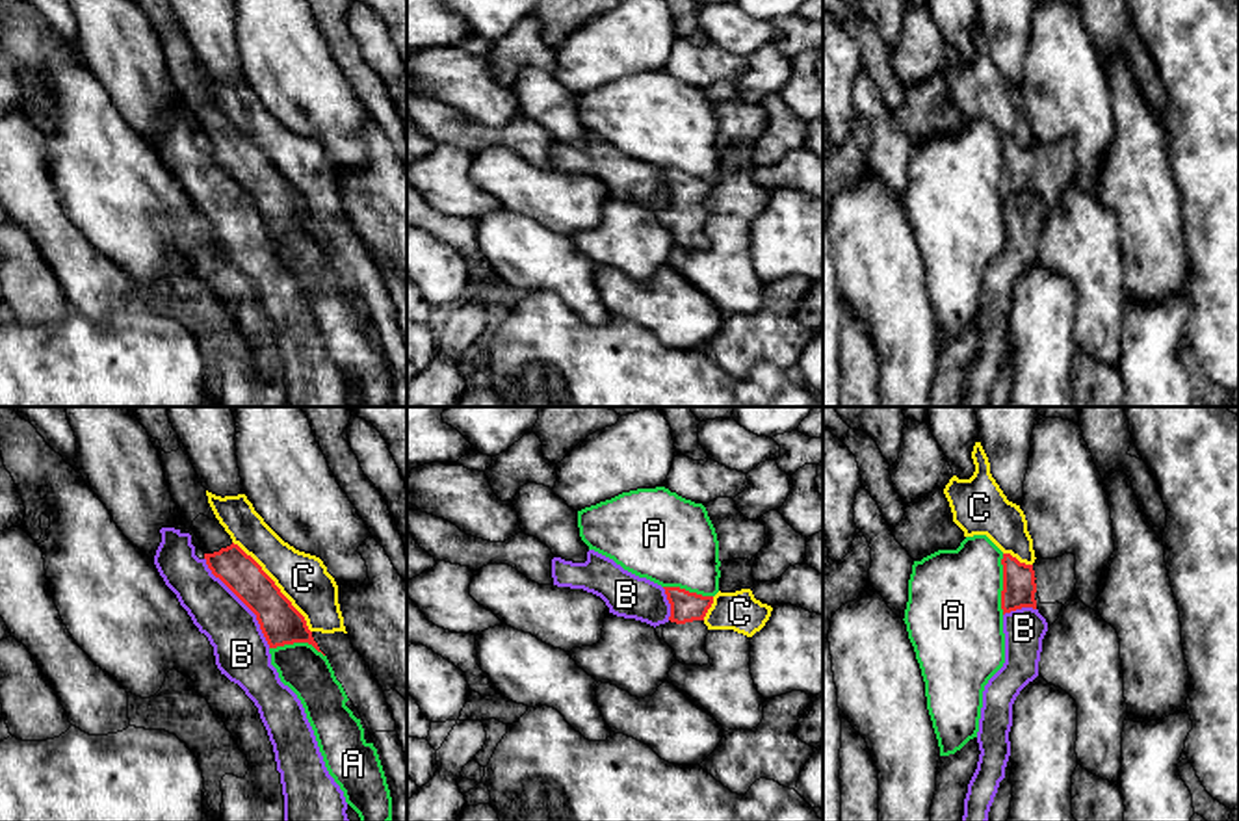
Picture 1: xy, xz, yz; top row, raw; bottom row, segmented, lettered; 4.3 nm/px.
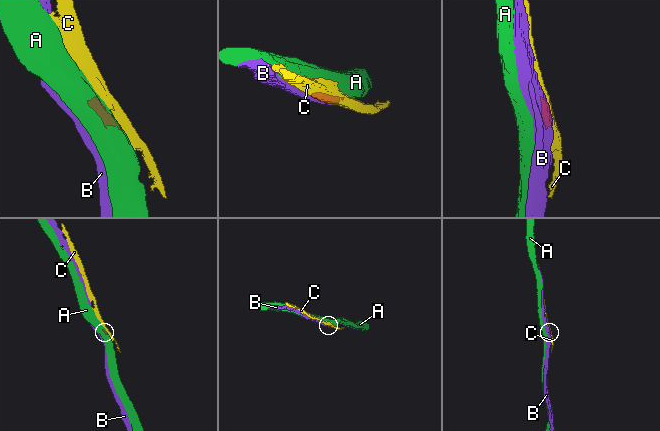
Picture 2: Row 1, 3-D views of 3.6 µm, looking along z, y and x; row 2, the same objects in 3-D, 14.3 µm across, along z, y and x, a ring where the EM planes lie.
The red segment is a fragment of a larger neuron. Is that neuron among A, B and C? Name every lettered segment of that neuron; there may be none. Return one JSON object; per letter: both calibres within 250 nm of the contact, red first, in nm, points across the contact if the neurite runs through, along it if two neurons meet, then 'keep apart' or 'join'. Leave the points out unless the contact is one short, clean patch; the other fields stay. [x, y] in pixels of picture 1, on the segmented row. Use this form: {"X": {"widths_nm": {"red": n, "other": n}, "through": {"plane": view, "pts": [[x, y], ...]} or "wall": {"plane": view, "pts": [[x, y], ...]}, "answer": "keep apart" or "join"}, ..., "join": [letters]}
{"A": {"widths_nm": {"red": 140, "other": 420}, "answer": "keep apart"}, "B": {"widths_nm": {"red": 180, "other": 240}, "wall": {"plane": "xy", "pts": [[205, 558], [210, 571], [255, 615], [270, 647]]}, "answer": "keep apart"}, "C": {"widths_nm": {"red": 180, "other": 220}, "answer": "keep apart"}, "join": []}

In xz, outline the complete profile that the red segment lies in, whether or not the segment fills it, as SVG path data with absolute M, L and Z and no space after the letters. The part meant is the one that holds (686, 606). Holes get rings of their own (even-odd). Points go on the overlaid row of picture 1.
M663 587L671 604L671 617L663 628L665 643L674 650L676 661L685 665L708 665L704 617L713 596L702 596L680 587Z

